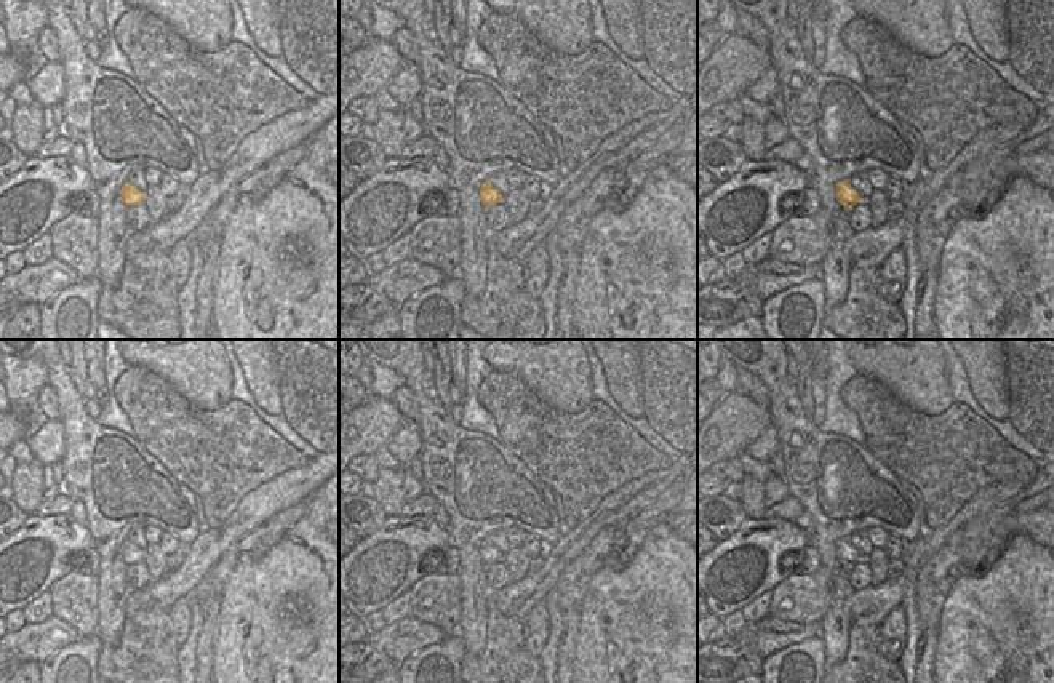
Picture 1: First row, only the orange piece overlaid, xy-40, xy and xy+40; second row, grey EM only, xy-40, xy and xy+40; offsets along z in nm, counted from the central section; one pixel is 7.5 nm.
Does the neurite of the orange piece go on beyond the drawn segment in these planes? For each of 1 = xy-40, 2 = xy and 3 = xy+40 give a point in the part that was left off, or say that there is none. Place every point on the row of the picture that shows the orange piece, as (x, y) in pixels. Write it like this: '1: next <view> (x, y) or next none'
1: next none
2: next none
3: next none

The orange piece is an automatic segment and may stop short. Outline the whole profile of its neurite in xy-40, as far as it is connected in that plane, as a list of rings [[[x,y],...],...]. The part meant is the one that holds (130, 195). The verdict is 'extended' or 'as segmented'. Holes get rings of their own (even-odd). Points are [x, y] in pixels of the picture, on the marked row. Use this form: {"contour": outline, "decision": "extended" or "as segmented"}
{"contour": [[[125,182],[122,187],[122,202],[130,206],[138,206],[144,203],[146,194],[131,186],[130,182]]], "decision": "as segmented"}

